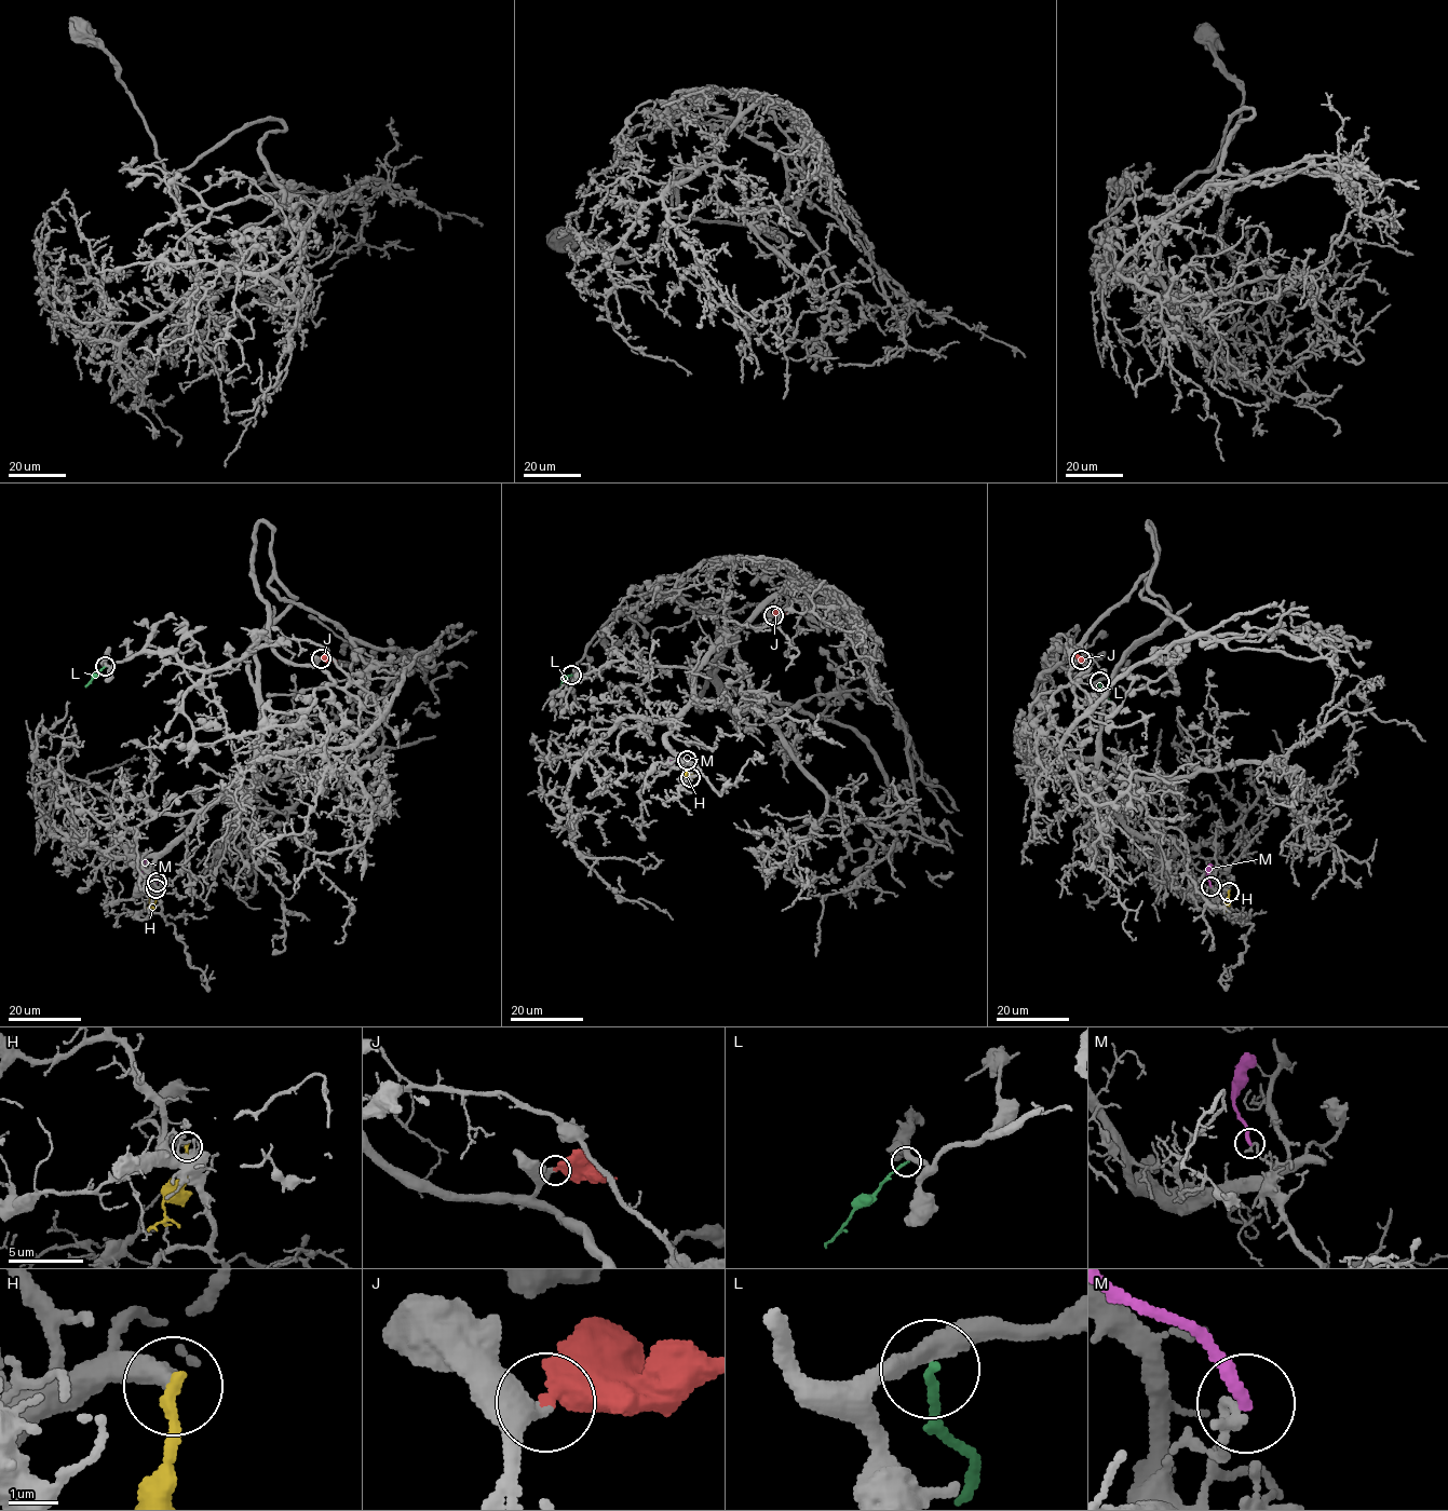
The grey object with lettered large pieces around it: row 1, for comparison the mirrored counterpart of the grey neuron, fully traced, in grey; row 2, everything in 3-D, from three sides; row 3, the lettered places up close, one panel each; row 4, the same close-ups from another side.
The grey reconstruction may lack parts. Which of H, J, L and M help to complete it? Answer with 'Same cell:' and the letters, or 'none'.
Same cell: J

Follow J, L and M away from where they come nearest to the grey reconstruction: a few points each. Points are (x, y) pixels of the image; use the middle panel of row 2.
J: (772, 615), (787, 613)
L: (571, 675), (564, 678), (559, 689)
M: (687, 759), (671, 759), (672, 764)

